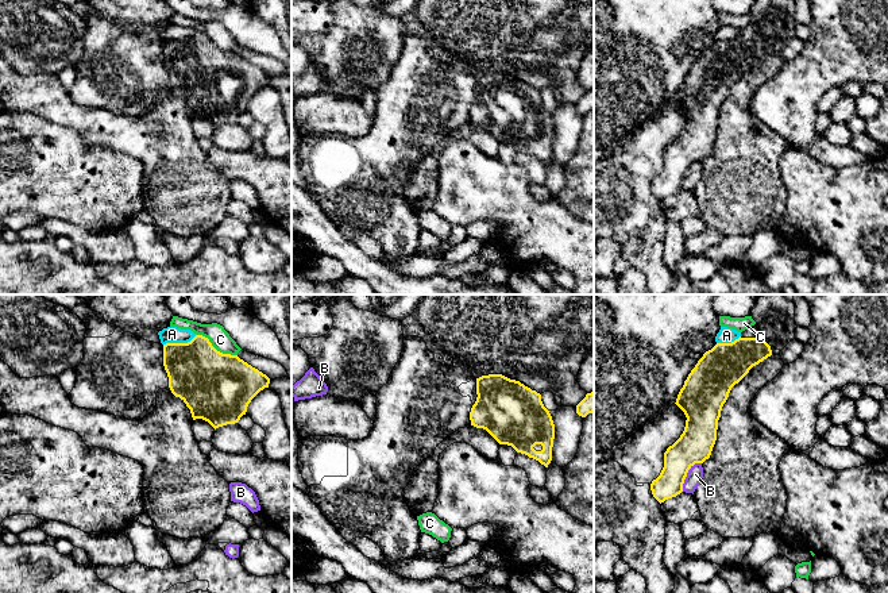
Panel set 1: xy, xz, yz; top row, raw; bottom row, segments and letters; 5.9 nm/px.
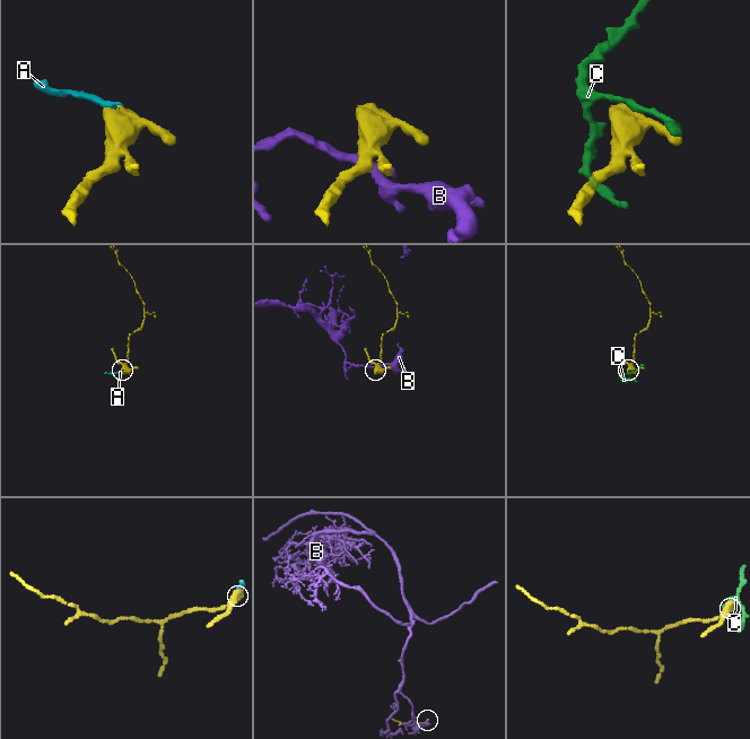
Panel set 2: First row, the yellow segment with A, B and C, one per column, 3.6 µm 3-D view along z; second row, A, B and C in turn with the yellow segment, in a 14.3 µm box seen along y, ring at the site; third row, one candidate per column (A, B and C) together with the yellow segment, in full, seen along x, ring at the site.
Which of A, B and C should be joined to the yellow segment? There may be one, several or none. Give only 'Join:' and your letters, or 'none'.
Join: none

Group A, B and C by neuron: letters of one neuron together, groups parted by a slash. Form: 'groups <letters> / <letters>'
groups A / B / C

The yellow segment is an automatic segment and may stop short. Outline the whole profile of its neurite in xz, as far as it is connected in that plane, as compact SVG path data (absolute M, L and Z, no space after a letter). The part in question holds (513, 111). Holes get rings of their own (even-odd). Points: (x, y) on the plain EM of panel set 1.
M502 72L476 76L476 92L476 99L470 109L471 123L486 127L499 142L511 143L517 150L548 165L552 158L555 122L541 99L541 92Z

